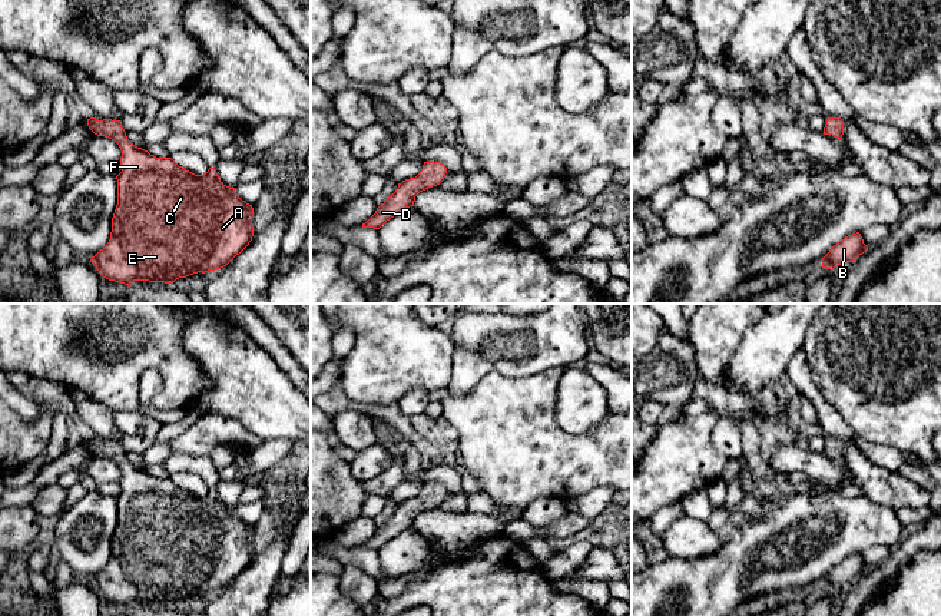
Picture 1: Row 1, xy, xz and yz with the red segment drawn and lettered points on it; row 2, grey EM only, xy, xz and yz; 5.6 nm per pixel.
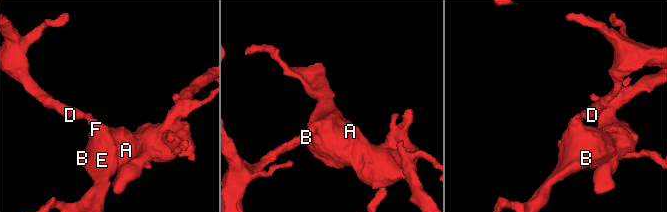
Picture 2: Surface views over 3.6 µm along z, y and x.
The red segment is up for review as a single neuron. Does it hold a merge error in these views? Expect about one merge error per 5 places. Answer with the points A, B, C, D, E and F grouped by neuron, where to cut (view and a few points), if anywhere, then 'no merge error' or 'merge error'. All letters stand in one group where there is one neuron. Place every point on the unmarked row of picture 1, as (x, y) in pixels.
A B C D E F | no cut | no merge error

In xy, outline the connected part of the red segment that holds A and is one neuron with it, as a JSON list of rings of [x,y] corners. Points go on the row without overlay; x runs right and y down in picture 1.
[[[95,437],[87,440],[87,447],[95,456],[115,461],[122,471],[110,560],[90,580],[103,599],[127,607],[133,602],[173,605],[179,599],[226,587],[249,566],[254,557],[254,529],[236,516],[235,509],[221,503],[215,489],[209,489],[203,496],[195,496],[172,478],[156,478],[127,460],[120,441],[97,441]]]

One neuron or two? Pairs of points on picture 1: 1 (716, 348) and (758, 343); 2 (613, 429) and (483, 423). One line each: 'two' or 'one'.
1: two
2: one

